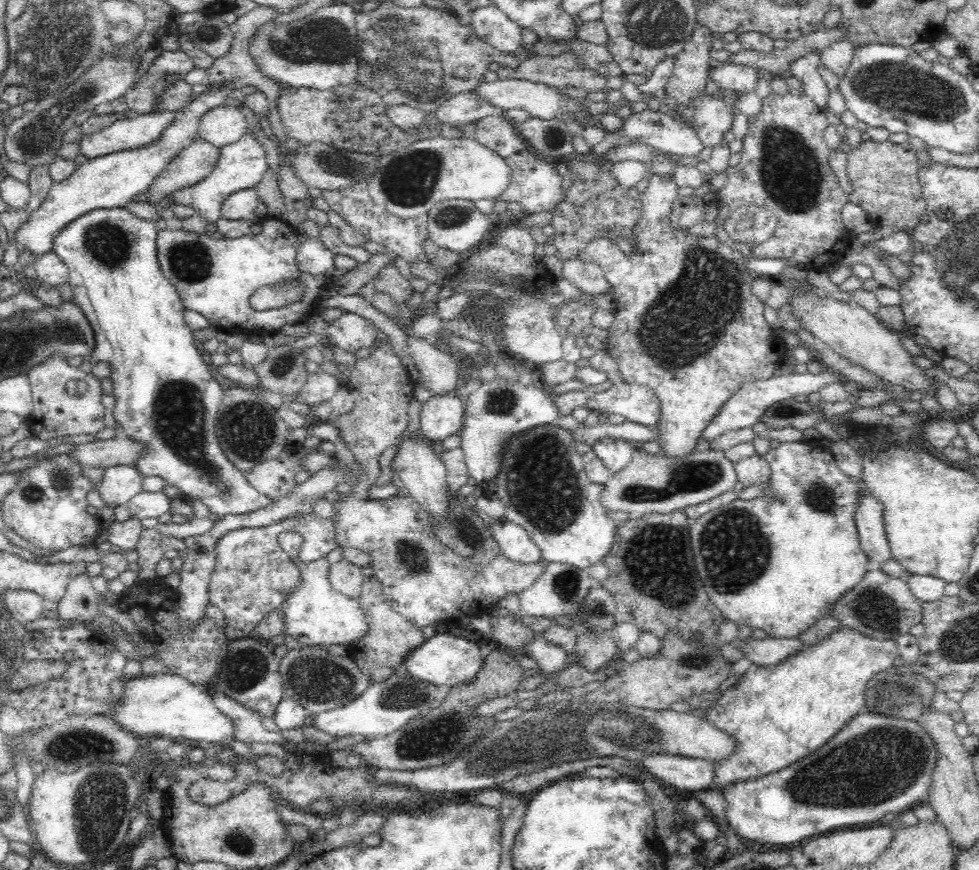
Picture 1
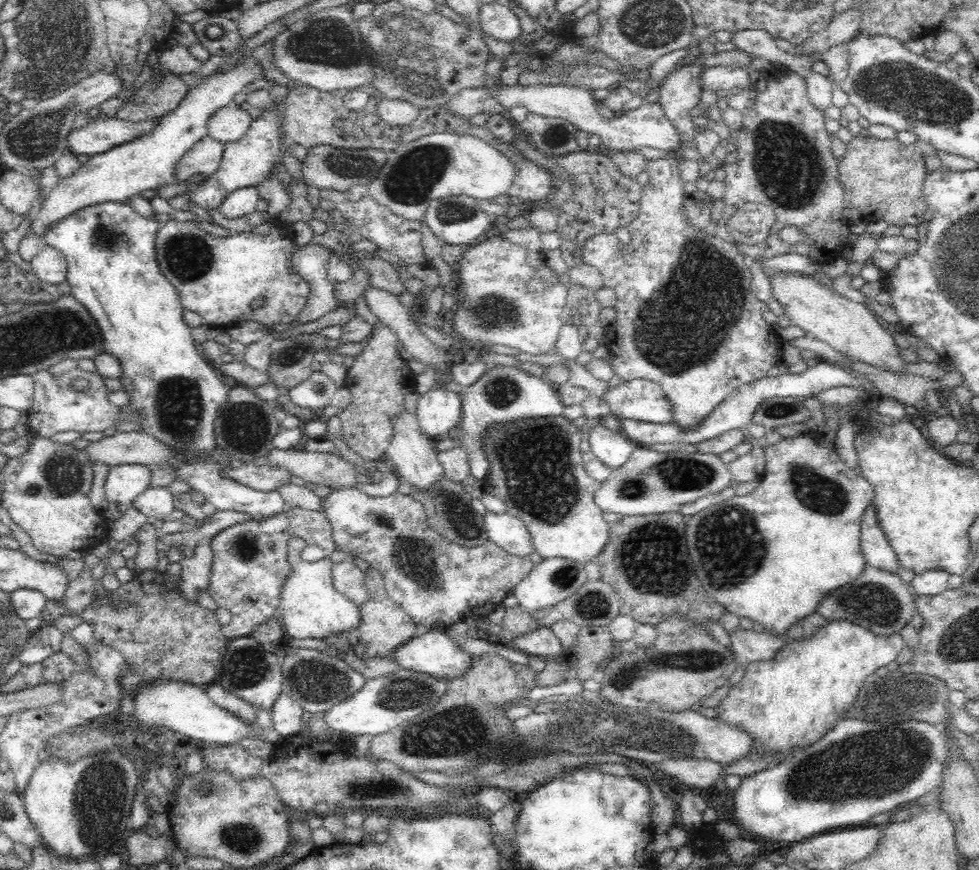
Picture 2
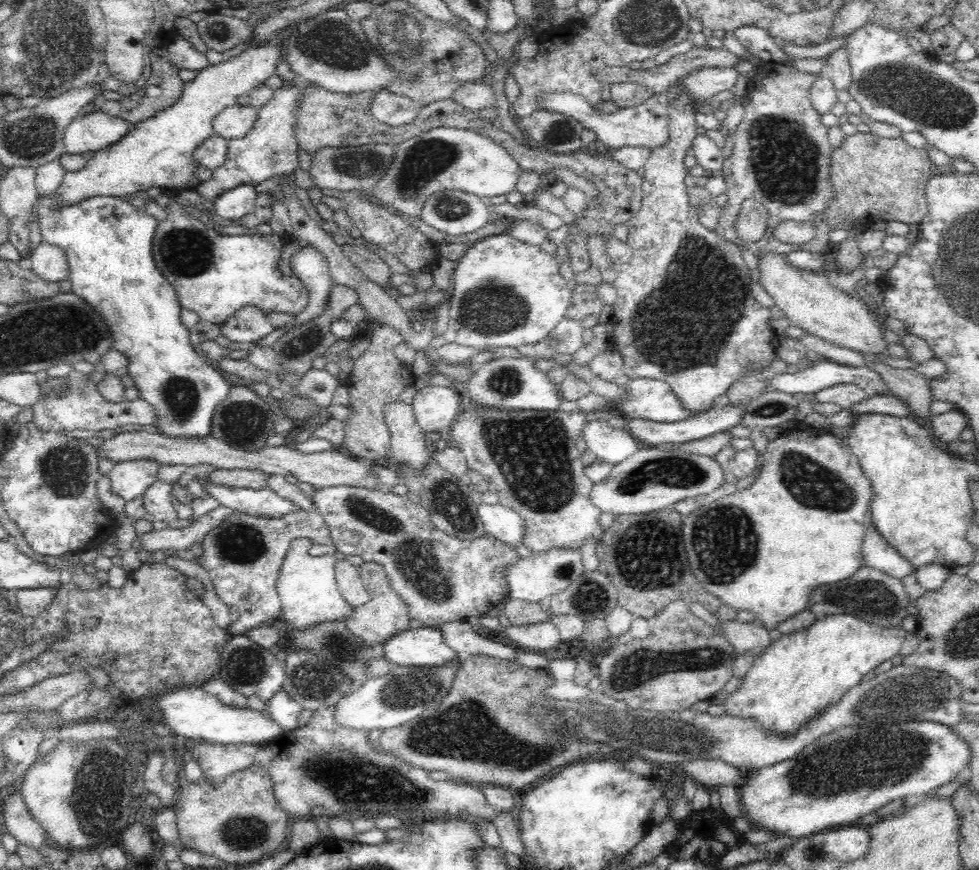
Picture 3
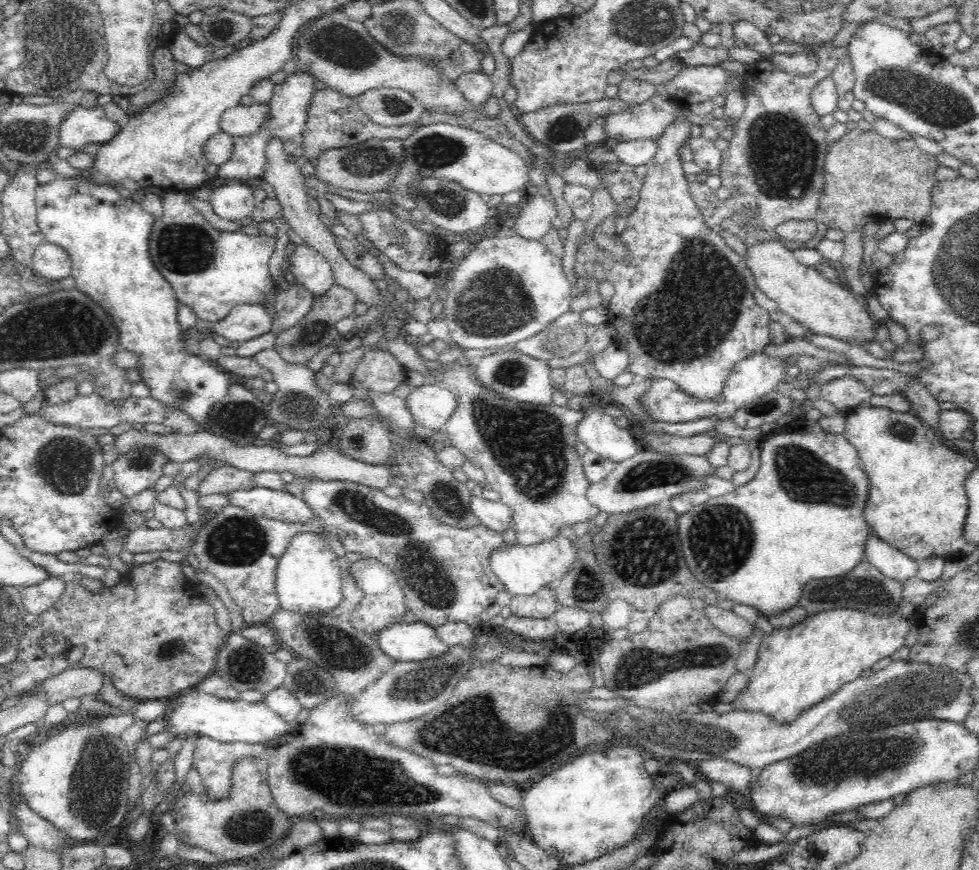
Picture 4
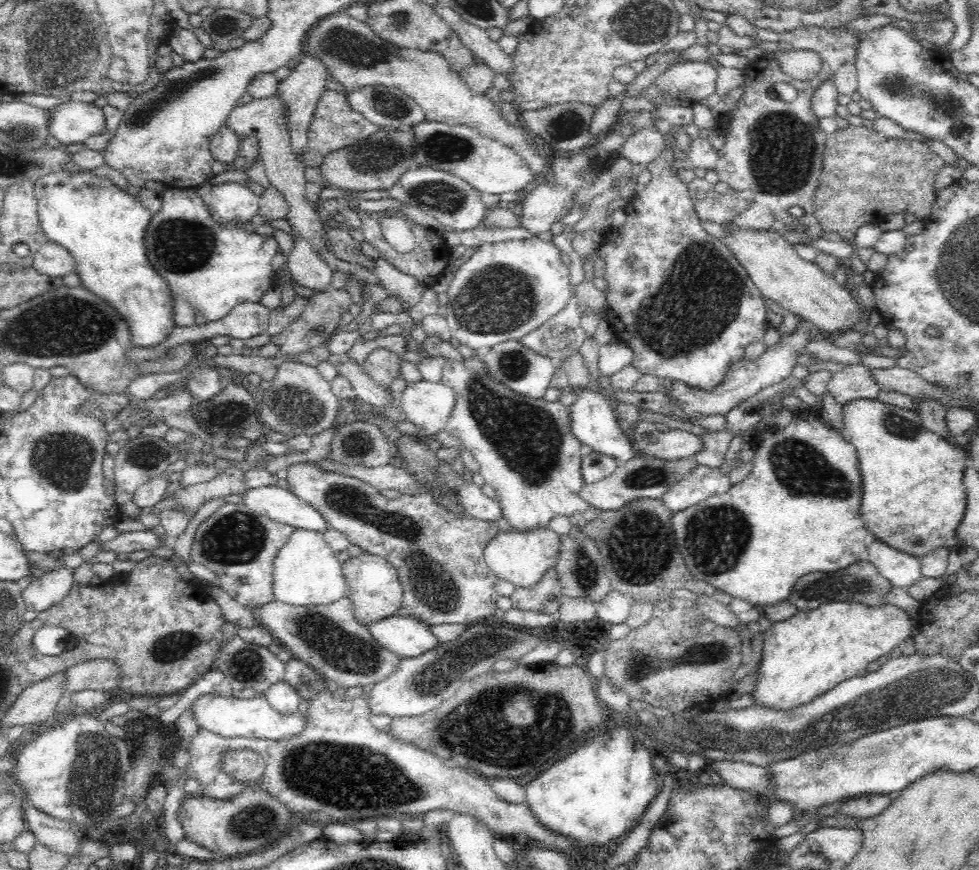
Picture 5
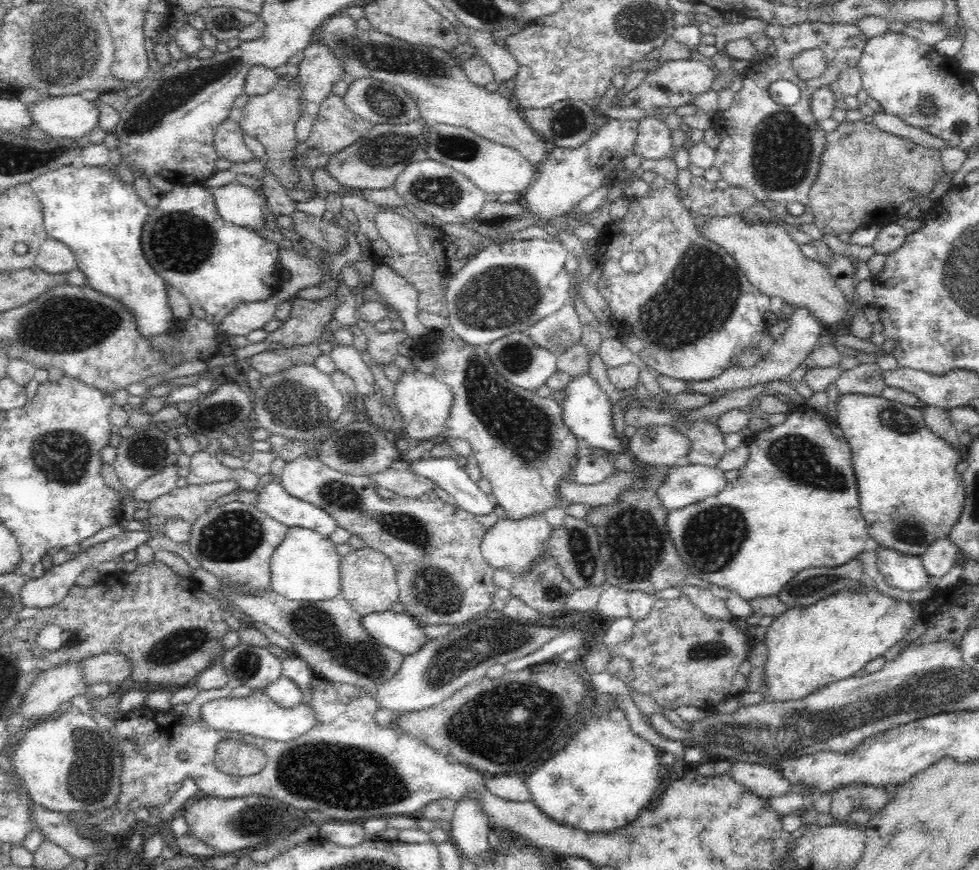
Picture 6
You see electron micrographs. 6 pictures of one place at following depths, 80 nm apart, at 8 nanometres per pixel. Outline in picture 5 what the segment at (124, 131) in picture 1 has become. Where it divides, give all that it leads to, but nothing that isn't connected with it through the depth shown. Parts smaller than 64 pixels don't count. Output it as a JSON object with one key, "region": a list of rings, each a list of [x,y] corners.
{"region":[[[79,96],[46,109],[46,113],[48,113],[49,133],[58,139],[62,145],[82,143],[90,136],[100,134],[101,132],[108,135],[106,127],[104,127],[106,121],[102,109],[94,103],[83,102]]]}

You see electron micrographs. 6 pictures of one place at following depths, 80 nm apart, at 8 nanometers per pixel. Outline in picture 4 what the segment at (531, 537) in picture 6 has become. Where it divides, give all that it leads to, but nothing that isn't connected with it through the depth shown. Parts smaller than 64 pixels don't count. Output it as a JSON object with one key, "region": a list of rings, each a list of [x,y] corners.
{"region":[[[558,535],[536,542],[536,544],[513,544],[506,543],[498,546],[496,550],[490,552],[490,568],[494,571],[496,578],[502,582],[508,592],[512,595],[516,594],[534,594],[546,584],[553,584],[556,580],[560,580],[564,576],[566,570],[572,568],[572,562],[576,558],[576,551],[572,547],[570,539]]]}

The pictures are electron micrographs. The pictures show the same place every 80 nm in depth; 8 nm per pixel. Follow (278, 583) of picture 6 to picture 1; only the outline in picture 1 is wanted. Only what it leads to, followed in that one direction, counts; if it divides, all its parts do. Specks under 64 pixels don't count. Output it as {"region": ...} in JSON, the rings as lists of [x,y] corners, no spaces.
{"region":[[[283,532],[279,536],[279,543],[288,553],[292,563],[298,567],[298,575],[300,575],[300,584],[286,596],[286,600],[281,604],[286,634],[306,646],[318,646],[318,644],[352,646],[356,644],[356,640],[366,634],[368,624],[359,601],[334,590],[328,578],[331,565],[328,559],[312,558],[312,561],[304,562],[301,557],[303,536],[298,533]]]}

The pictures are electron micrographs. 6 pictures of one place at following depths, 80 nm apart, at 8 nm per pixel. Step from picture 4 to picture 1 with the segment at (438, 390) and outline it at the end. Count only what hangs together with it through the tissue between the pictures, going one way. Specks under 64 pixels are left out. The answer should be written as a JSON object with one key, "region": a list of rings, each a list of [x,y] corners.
{"region":[[[457,393],[433,395],[422,404],[420,433],[436,445],[446,436],[461,430],[465,416],[465,401]]]}

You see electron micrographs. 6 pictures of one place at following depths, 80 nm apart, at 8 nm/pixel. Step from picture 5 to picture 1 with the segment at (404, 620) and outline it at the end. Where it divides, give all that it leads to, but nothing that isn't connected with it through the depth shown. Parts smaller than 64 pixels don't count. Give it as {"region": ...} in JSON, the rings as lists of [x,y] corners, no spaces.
{"region":[[[438,632],[424,640],[422,644],[418,644],[414,650],[410,650],[402,664],[414,678],[431,682],[445,690],[460,682],[461,684],[470,682],[476,676],[476,672],[482,666],[480,652],[479,643],[457,636],[453,632]]]}

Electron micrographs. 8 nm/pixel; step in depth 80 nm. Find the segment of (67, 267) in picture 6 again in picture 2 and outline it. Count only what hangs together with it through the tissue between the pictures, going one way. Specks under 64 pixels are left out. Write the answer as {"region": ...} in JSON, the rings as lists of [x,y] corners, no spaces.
{"region":[[[45,245],[29,262],[31,271],[44,282],[57,285],[67,280],[65,256],[53,246]]]}

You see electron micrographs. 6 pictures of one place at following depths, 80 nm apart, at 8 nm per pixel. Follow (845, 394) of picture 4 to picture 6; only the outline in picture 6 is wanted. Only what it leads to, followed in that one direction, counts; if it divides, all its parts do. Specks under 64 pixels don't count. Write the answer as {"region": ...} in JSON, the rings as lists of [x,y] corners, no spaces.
{"region":[[[878,363],[860,364],[852,370],[846,370],[835,384],[840,395],[857,393],[879,396],[887,386],[884,371]]]}

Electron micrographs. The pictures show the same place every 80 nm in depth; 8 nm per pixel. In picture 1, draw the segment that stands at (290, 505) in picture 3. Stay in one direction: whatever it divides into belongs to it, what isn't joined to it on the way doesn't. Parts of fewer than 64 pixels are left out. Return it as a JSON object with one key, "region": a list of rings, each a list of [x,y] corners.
{"region":[[[114,206],[114,208],[94,208],[88,210],[86,214],[78,216],[76,220],[68,222],[62,230],[58,230],[52,236],[52,248],[55,253],[66,263],[68,267],[68,284],[72,288],[73,300],[82,309],[82,312],[87,316],[87,319],[92,325],[92,329],[96,332],[96,349],[92,355],[88,357],[92,364],[104,361],[112,365],[112,376],[110,378],[114,381],[114,396],[116,398],[116,408],[114,408],[113,416],[116,422],[120,422],[122,430],[126,438],[133,438],[143,442],[147,449],[145,453],[139,458],[134,466],[140,471],[140,474],[145,477],[159,476],[162,477],[167,485],[178,486],[180,488],[180,495],[186,496],[189,499],[202,500],[206,504],[210,513],[216,514],[218,517],[225,514],[246,514],[254,512],[262,507],[268,506],[270,503],[275,503],[280,498],[272,498],[265,494],[260,494],[256,491],[245,478],[245,474],[234,466],[226,455],[222,452],[219,445],[217,434],[215,431],[215,422],[219,412],[219,407],[224,399],[224,391],[222,386],[216,381],[213,376],[213,367],[208,362],[208,359],[200,356],[194,344],[195,337],[193,331],[186,326],[184,320],[183,302],[177,293],[176,287],[163,275],[160,268],[157,252],[156,252],[156,238],[158,227],[154,221],[136,217],[132,212],[128,211],[124,206]]]}

